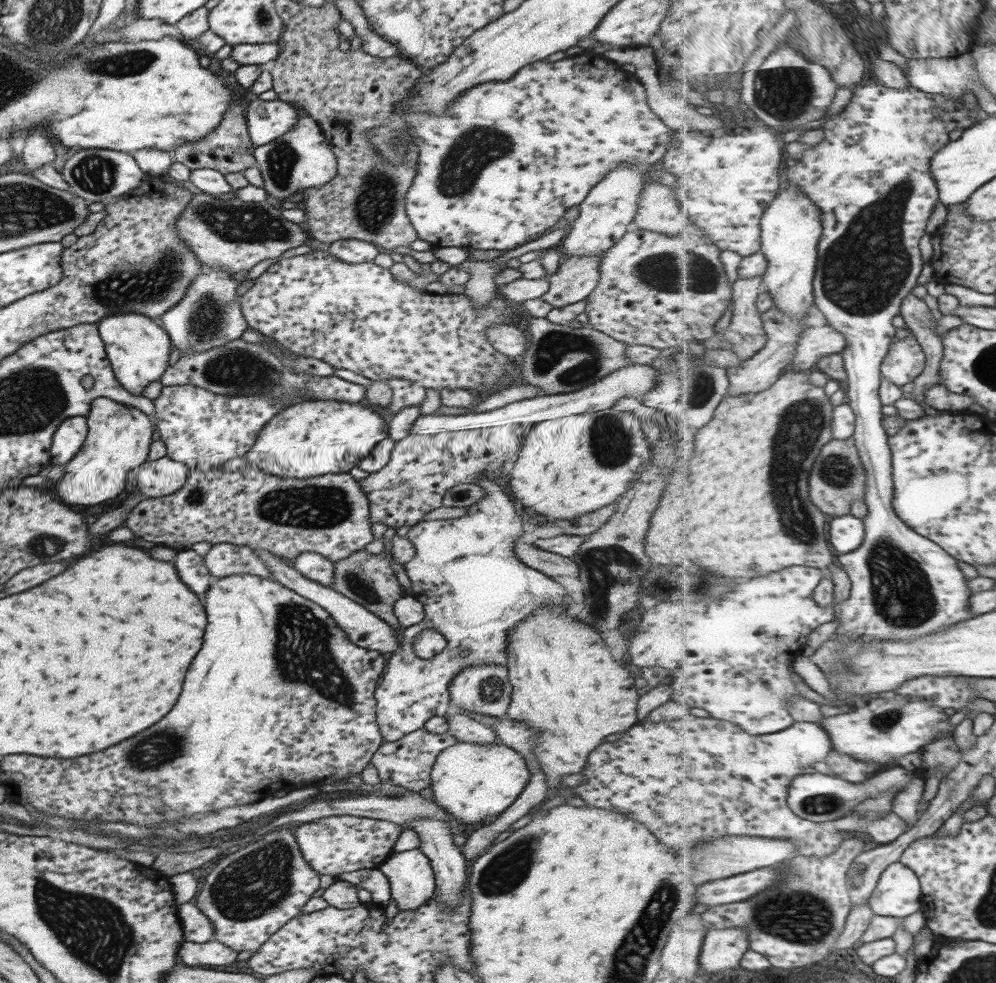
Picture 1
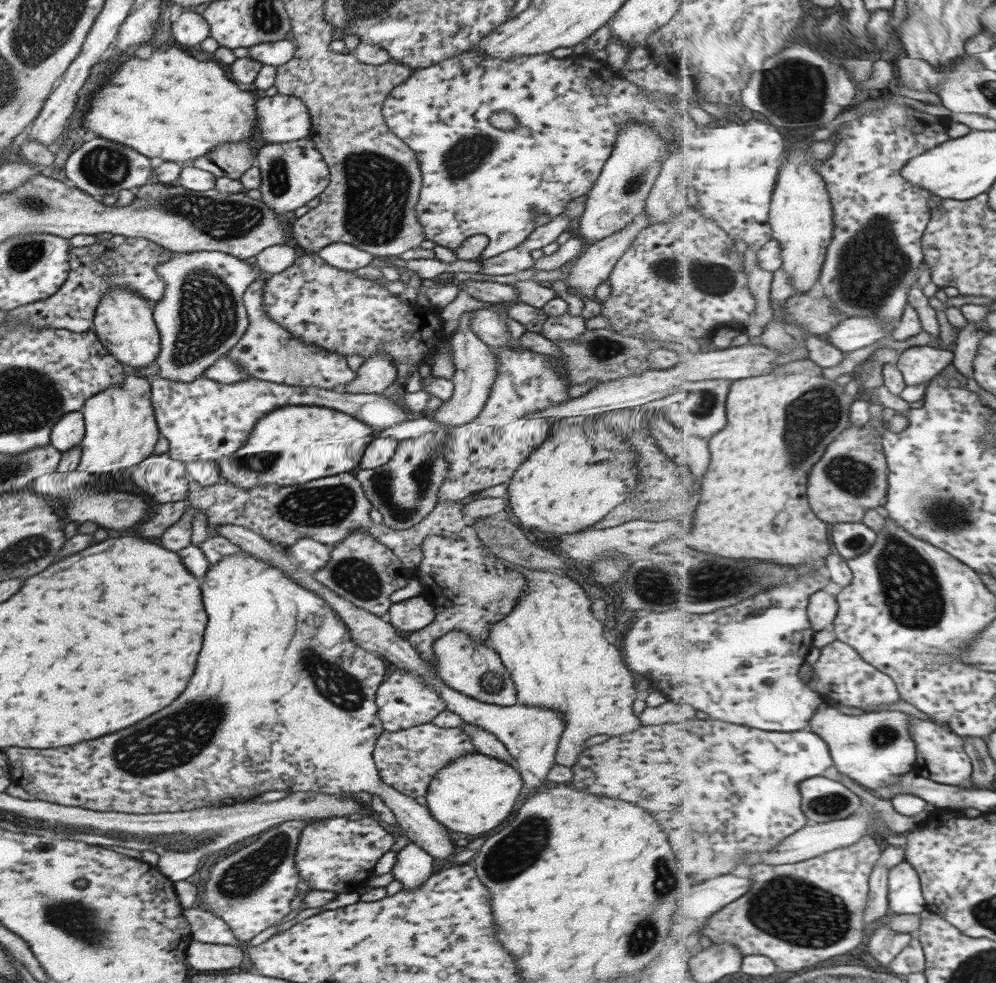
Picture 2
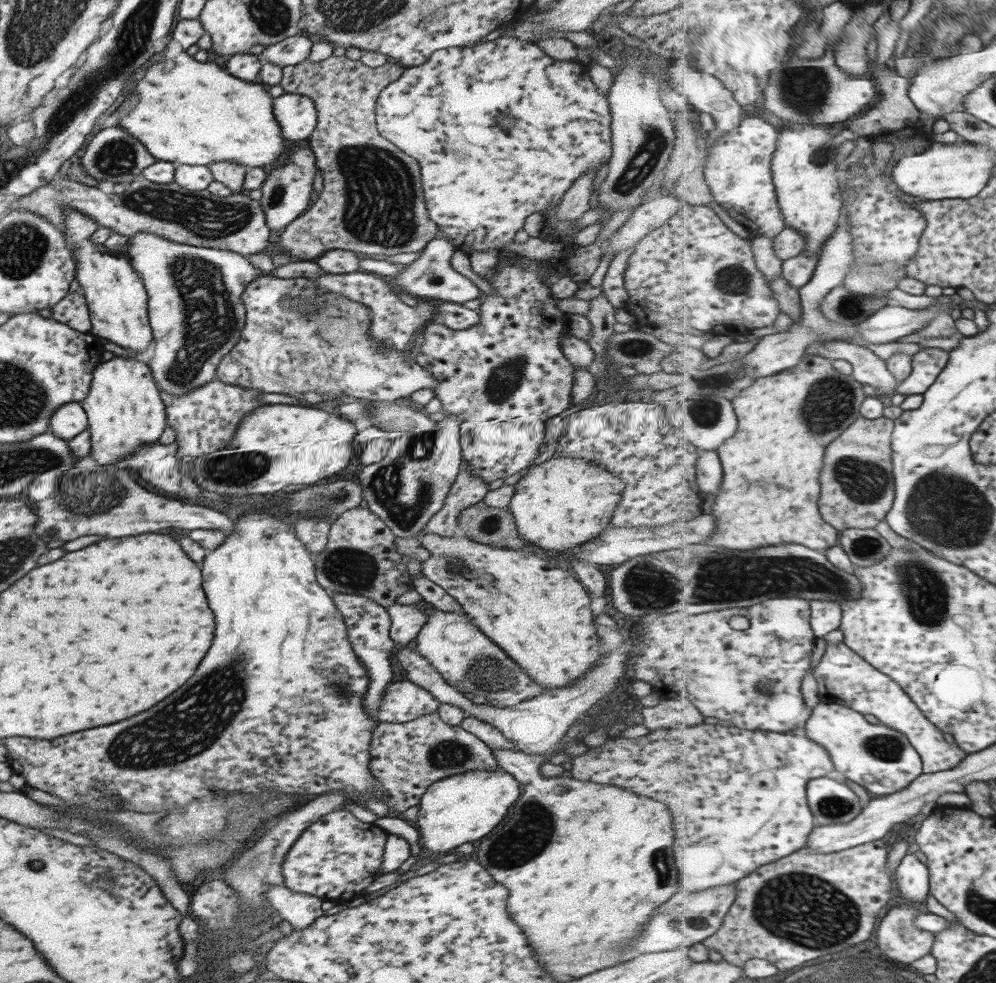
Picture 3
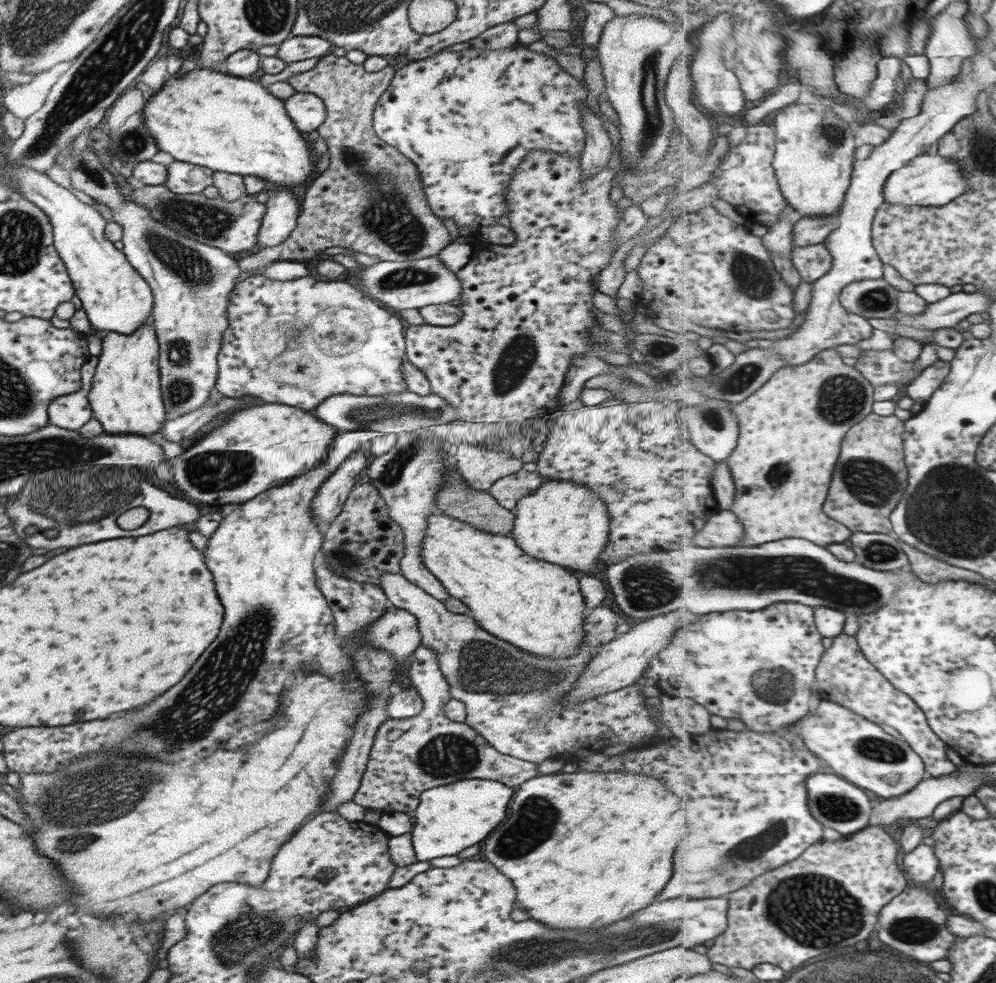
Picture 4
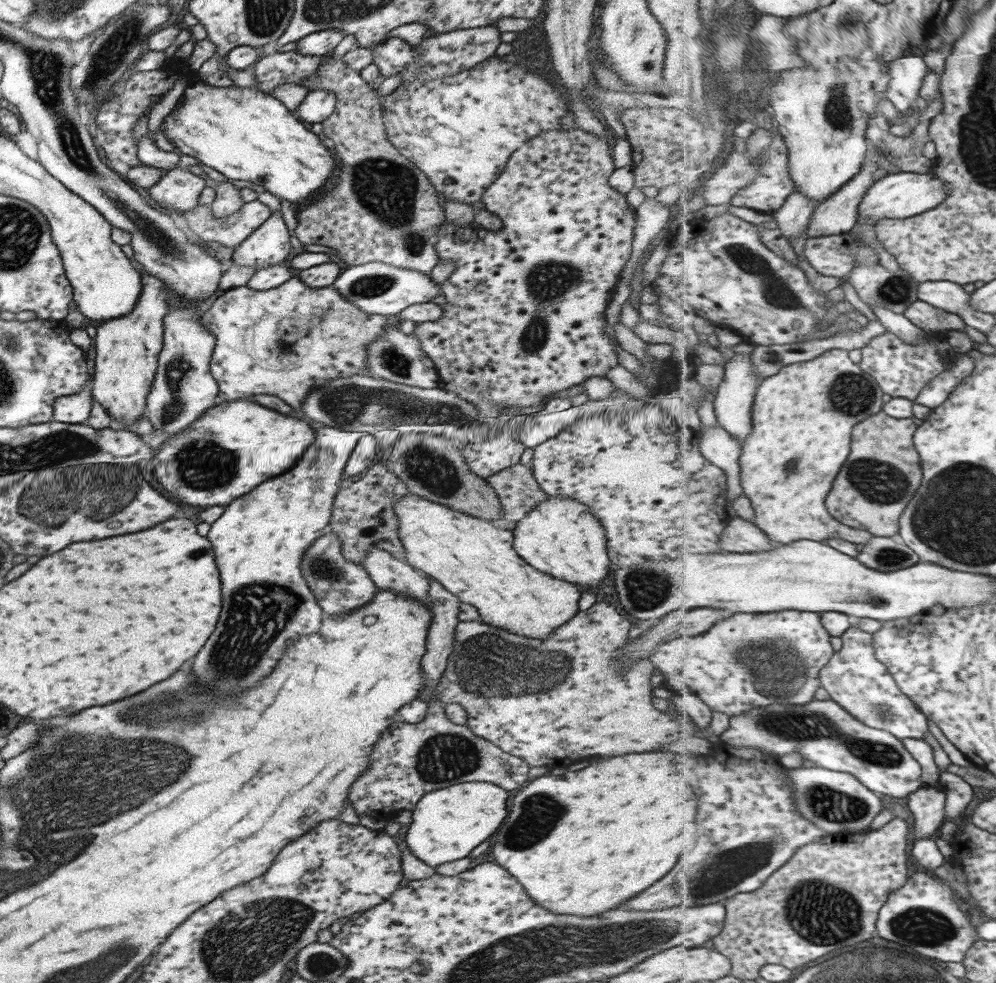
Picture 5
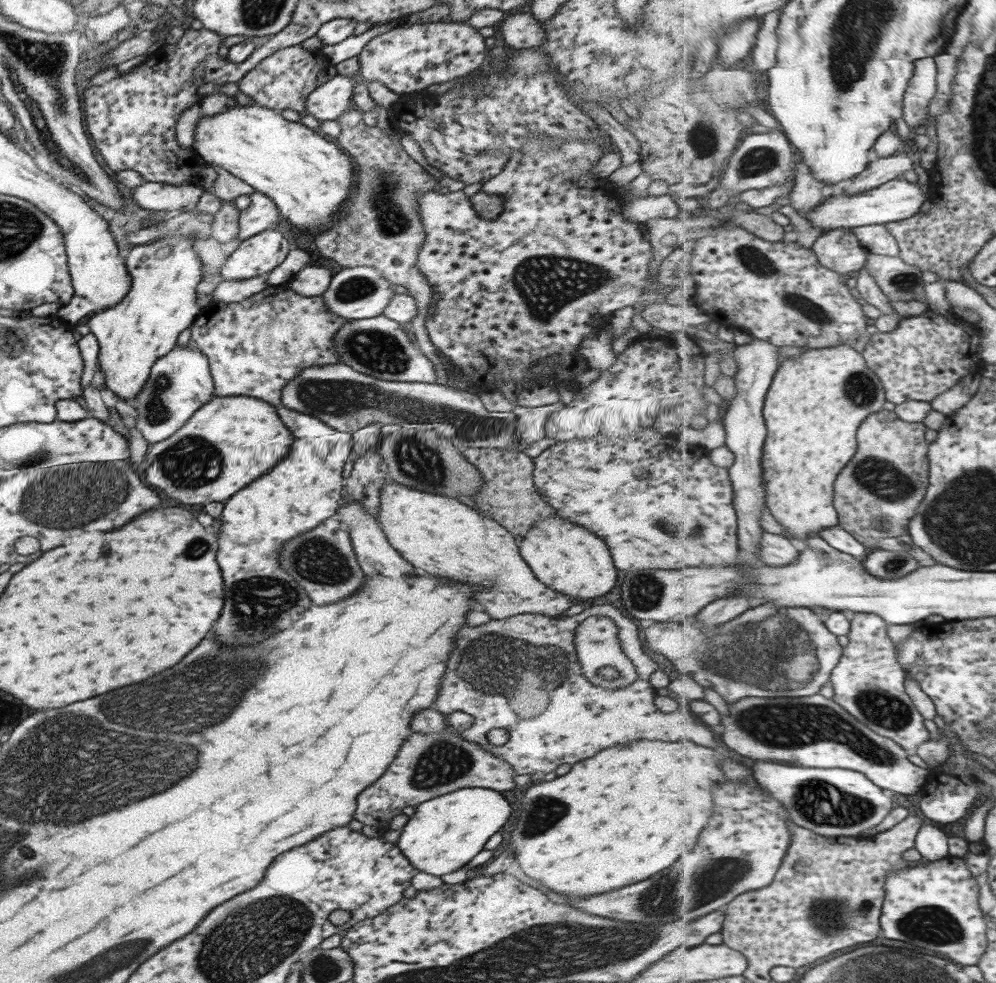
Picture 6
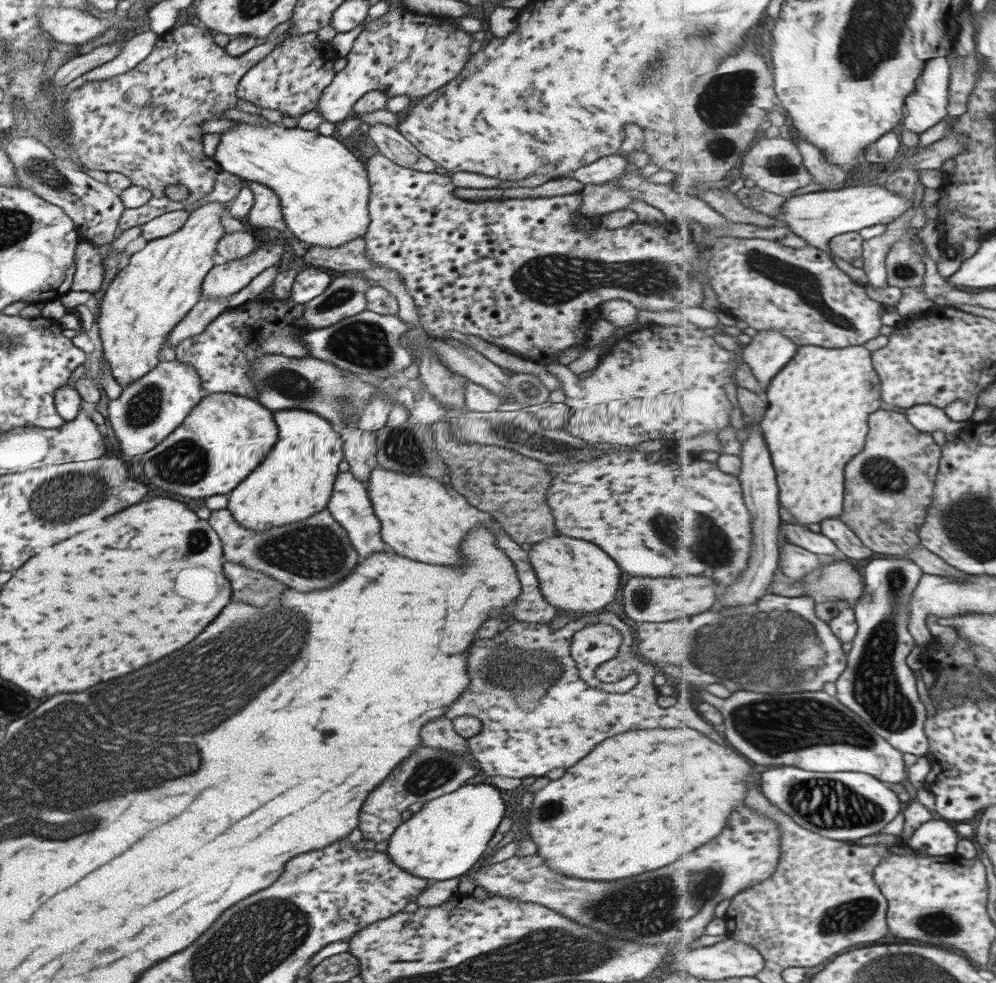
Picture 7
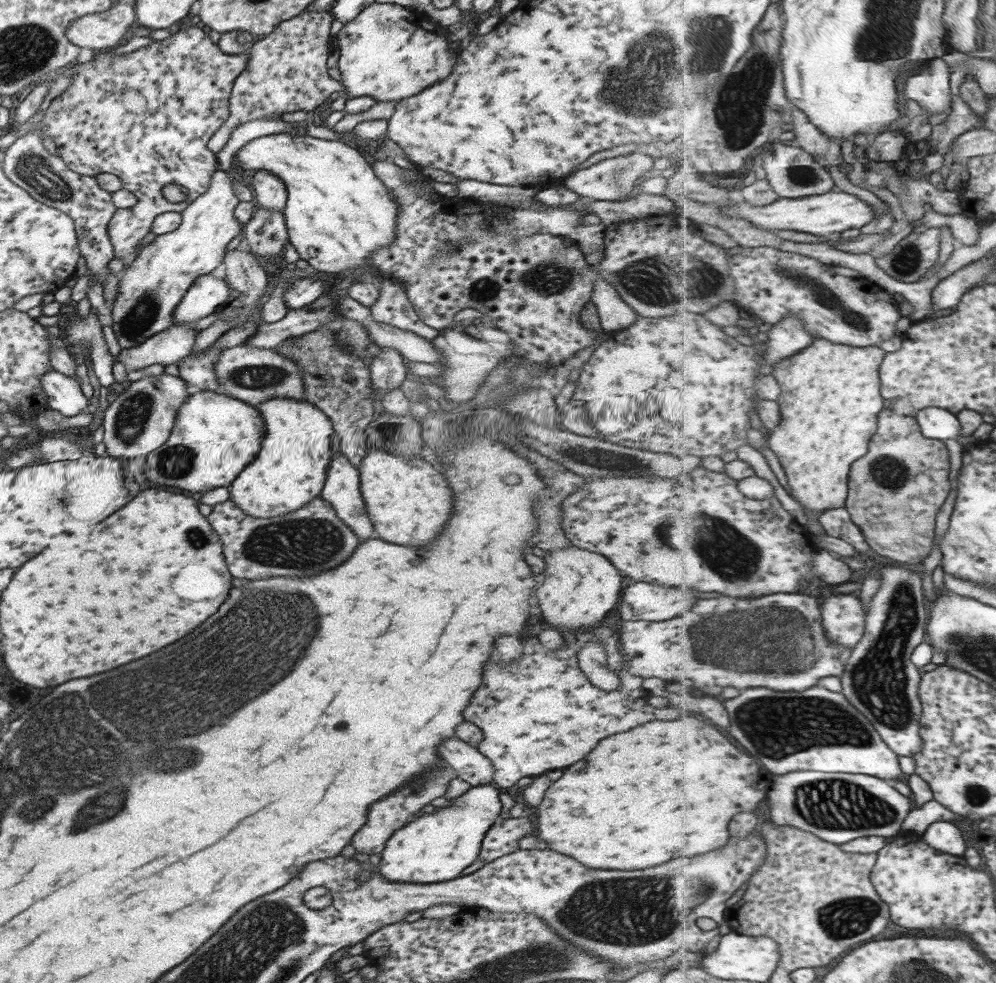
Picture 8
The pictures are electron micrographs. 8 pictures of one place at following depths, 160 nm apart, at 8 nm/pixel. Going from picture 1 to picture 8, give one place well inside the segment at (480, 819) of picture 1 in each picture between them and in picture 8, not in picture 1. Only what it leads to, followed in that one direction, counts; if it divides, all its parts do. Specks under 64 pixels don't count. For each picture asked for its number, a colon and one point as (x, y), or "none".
2: (474, 793)
3: (461, 808)
4: (448, 818)
5: (446, 824)
6: (441, 836)
7: (442, 840)
8: (431, 848)

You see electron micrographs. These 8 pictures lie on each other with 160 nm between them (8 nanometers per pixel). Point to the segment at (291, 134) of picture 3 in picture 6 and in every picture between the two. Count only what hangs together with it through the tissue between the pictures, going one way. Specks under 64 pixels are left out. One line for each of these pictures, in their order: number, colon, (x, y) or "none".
4: (306, 111)
5: (317, 105)
6: (327, 101)

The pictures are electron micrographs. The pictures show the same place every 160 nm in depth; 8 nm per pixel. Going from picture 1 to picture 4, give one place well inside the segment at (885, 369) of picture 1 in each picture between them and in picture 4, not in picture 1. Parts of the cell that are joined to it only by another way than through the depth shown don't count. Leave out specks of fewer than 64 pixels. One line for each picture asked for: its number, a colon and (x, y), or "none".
2: (920, 364)
3: (928, 363)
4: (924, 387)

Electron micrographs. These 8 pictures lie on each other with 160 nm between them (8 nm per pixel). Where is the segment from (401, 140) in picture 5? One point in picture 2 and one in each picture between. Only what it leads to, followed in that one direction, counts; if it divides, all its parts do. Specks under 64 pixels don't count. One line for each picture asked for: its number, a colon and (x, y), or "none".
2: (568, 111)
3: (479, 180)
4: (466, 119)

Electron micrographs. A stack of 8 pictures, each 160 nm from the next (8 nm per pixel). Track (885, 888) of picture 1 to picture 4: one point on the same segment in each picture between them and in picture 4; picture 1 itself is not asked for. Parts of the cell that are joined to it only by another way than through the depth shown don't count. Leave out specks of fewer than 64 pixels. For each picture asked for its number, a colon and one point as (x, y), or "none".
2: (906, 896)
3: (912, 878)
4: (922, 864)

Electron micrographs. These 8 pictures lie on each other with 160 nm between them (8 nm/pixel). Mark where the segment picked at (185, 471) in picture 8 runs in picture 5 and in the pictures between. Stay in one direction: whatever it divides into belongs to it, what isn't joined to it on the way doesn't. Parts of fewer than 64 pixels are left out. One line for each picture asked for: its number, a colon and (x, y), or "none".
5: (231, 447)
6: (231, 440)
7: (224, 436)

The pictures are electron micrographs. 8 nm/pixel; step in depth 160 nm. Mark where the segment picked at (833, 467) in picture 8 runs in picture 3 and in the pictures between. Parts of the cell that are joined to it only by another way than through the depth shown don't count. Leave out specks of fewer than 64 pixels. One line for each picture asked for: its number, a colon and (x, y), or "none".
3: (773, 463)
4: (791, 430)
5: (803, 416)
6: (810, 439)
7: (819, 405)

